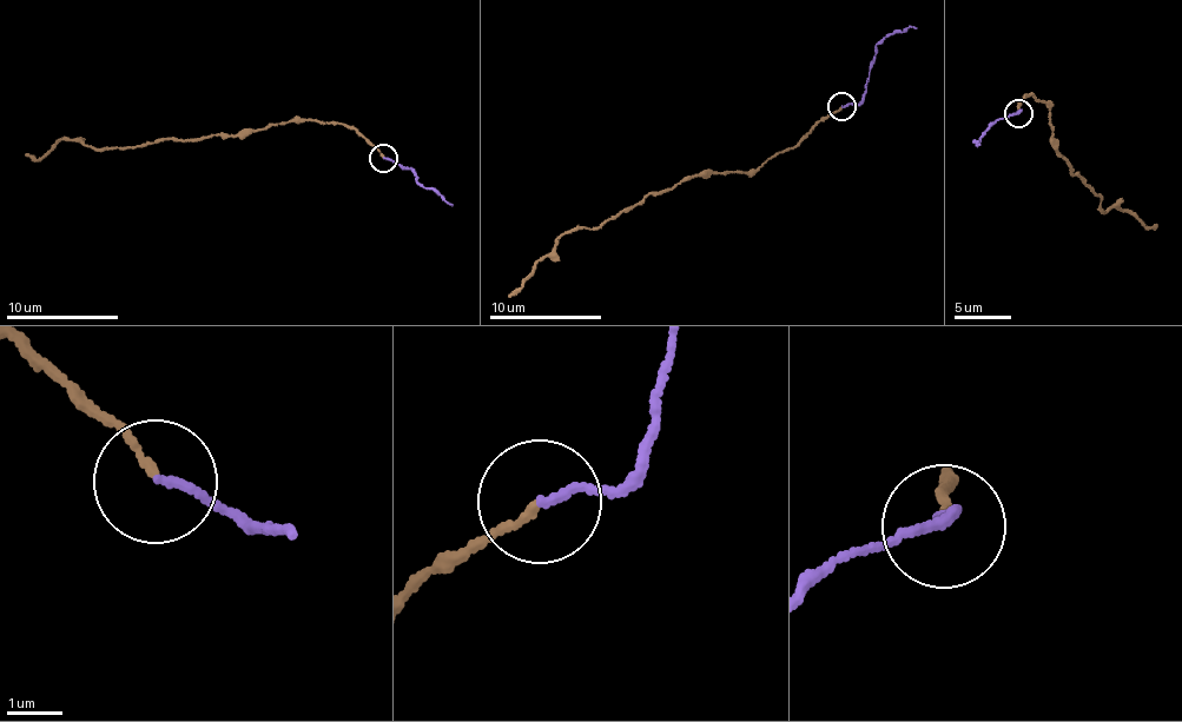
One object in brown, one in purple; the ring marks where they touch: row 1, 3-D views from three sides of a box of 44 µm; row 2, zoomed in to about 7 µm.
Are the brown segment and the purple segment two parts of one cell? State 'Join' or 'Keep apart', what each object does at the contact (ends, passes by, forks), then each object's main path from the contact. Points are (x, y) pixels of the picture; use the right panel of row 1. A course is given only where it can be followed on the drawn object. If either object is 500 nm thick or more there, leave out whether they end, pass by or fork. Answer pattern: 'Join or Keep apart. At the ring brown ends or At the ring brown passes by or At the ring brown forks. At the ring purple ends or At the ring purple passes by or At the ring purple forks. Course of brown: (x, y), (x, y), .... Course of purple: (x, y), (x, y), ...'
Keep apart. At the ring brown ends. At the ring purple ends. Course of brown: (1019, 111), (1022, 97), (1032, 93), (1048, 104), (1056, 156), (1102, 198), (1101, 213), (1121, 209), (1156, 225). Course of purple: (1019, 113), (988, 128), (981, 140), (974, 143), (979, 144)

